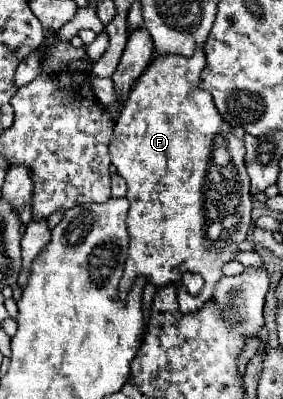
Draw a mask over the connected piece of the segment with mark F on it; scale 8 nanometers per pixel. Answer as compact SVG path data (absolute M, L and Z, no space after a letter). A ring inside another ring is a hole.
M198 50L192 58L184 58L184 56L156 56L152 60L152 64L144 70L144 74L134 82L130 94L124 98L122 108L120 108L120 118L118 124L114 126L114 136L110 140L110 156L112 156L112 164L116 166L118 174L126 180L128 184L128 202L130 202L130 210L128 210L128 220L126 220L126 228L128 228L128 256L124 264L124 273L120 278L120 298L124 300L126 294L130 292L130 288L134 286L136 278L146 278L148 284L152 284L154 288L164 288L168 284L176 286L176 294L178 294L178 310L182 314L190 314L190 312L198 312L198 308L202 308L202 304L206 304L206 300L210 300L210 296L214 294L214 284L224 276L222 266L226 262L234 260L234 254L238 252L238 244L246 240L246 234L250 230L250 210L252 210L252 198L250 198L250 178L246 174L244 168L244 130L238 126L230 126L226 124L226 120L222 120L222 116L216 112L216 106L212 102L212 96L202 92L198 88L200 84L200 72L206 64L204 52ZM186 272L196 272L204 278L204 288L198 296L192 296L186 292L186 288L182 286L182 274Z

